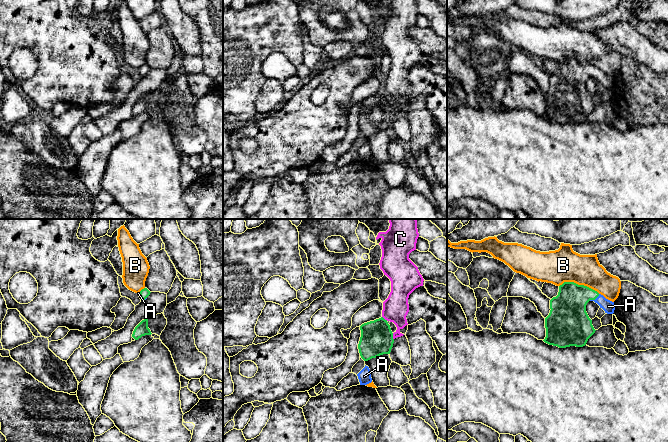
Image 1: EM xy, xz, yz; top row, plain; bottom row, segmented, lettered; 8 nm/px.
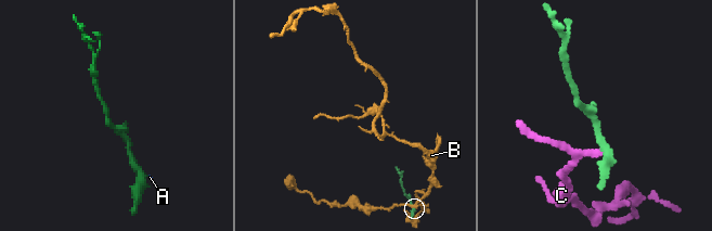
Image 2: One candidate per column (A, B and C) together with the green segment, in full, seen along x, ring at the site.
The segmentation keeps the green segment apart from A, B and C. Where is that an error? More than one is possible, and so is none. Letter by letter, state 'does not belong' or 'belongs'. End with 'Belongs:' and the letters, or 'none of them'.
A: belongs
B: does not belong
C: does not belong
Belongs: A

